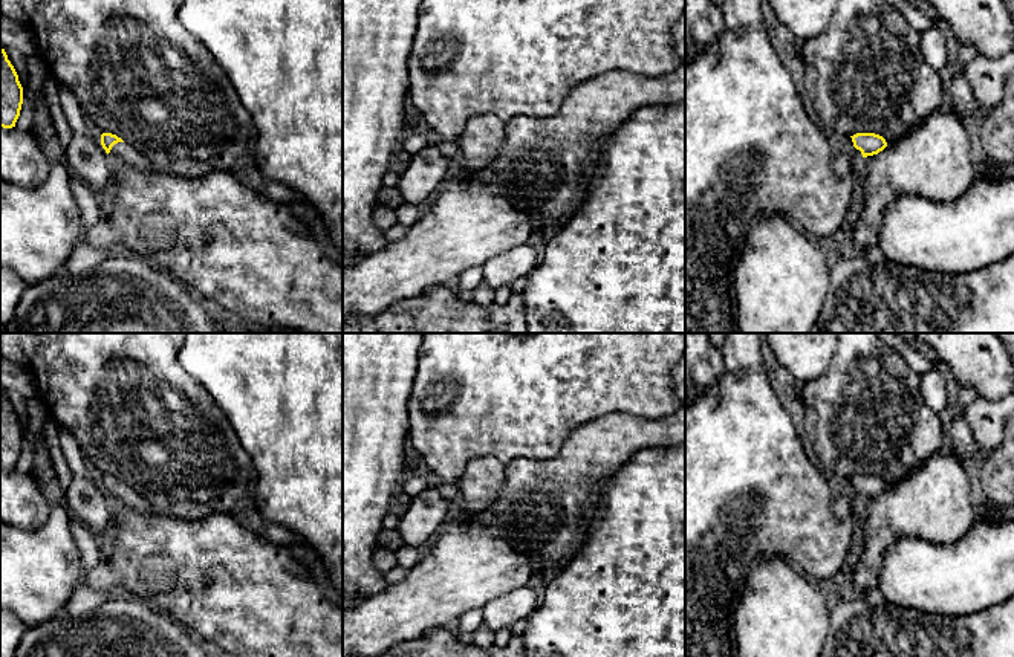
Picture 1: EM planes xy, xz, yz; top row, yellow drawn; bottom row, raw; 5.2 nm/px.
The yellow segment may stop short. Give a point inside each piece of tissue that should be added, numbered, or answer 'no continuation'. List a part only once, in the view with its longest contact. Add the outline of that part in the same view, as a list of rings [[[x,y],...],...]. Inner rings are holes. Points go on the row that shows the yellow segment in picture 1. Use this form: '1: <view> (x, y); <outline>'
1: yz (846, 142); [[[850,136],[841,138],[841,148],[850,150],[852,154],[853,154],[853,157],[864,159],[863,154],[861,154],[861,151],[853,147],[853,142],[852,142],[852,138]]]

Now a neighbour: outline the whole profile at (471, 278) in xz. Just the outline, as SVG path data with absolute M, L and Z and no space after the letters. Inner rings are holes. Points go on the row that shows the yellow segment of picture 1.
M470 267L459 275L460 295L468 298L468 295L483 283L483 270L480 267Z

